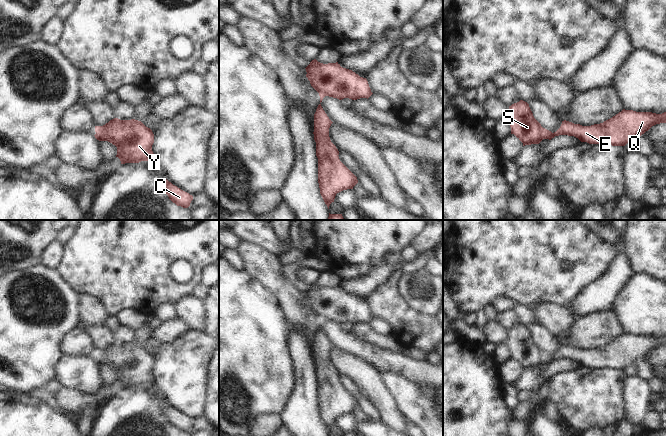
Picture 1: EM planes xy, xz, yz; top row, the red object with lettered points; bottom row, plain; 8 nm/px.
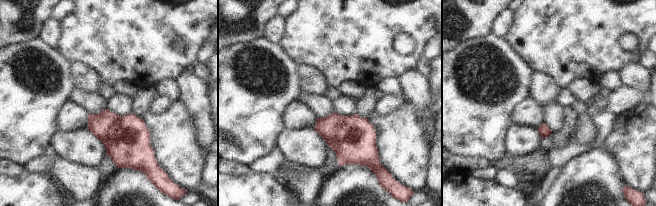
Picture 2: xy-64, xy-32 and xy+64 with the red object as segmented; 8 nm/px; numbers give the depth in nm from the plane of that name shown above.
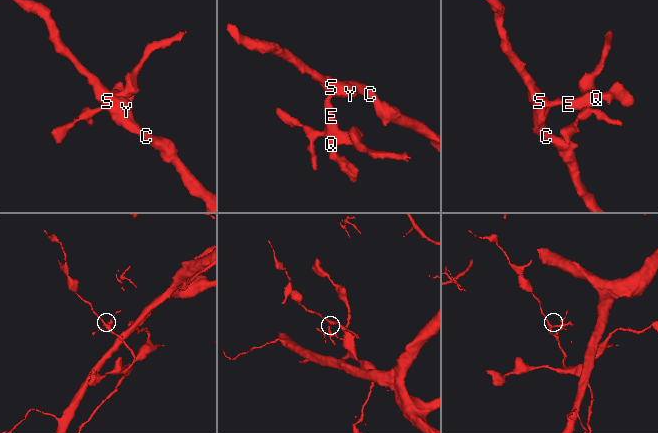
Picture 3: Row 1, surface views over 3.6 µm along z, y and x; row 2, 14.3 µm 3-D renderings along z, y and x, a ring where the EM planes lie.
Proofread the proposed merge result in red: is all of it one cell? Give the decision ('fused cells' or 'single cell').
fused cells

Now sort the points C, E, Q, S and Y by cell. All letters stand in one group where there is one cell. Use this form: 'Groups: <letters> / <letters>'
Groups: C S Y / E Q

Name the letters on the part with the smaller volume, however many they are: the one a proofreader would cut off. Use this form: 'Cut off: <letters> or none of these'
Cut off: E, Q

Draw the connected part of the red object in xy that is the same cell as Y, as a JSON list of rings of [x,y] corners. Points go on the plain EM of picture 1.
[[[114,342],[101,351],[99,365],[108,365],[117,371],[121,388],[154,386],[152,369],[154,358],[141,345]]]

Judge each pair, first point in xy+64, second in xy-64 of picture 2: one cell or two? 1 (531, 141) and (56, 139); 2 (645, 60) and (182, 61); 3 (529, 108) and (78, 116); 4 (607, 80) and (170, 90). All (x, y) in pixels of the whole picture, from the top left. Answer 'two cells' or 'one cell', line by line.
1: one cell
2: two cells
3: one cell
4: one cell

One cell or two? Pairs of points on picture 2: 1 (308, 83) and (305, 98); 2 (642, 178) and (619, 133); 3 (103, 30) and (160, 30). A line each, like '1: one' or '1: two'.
1: two
2: one
3: one

